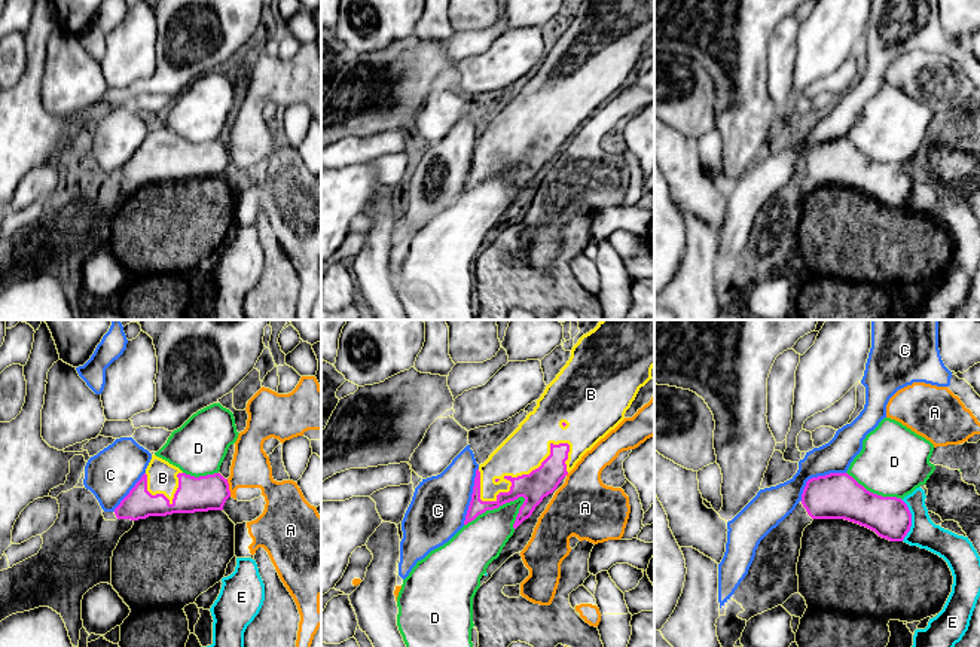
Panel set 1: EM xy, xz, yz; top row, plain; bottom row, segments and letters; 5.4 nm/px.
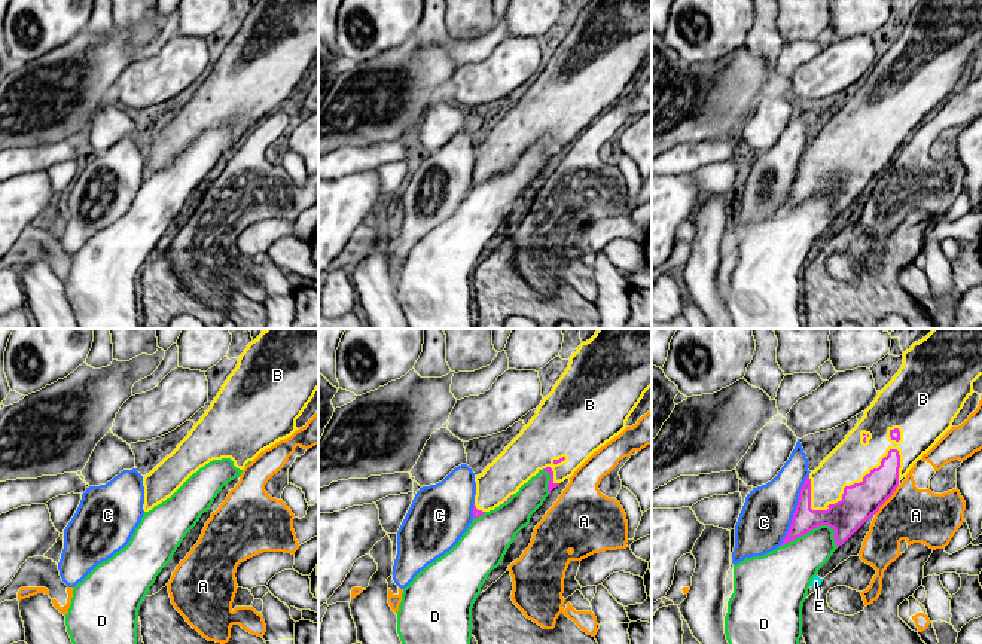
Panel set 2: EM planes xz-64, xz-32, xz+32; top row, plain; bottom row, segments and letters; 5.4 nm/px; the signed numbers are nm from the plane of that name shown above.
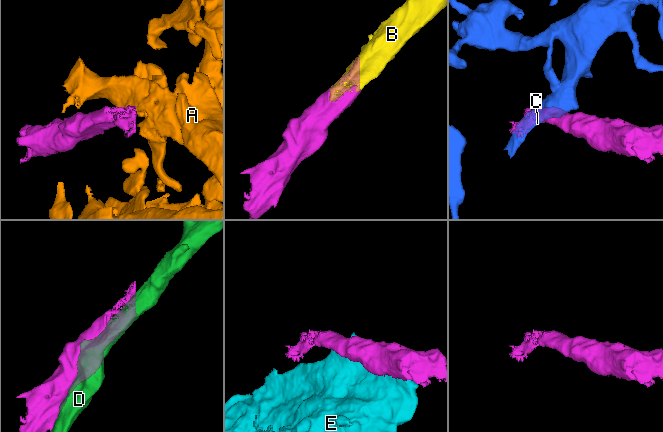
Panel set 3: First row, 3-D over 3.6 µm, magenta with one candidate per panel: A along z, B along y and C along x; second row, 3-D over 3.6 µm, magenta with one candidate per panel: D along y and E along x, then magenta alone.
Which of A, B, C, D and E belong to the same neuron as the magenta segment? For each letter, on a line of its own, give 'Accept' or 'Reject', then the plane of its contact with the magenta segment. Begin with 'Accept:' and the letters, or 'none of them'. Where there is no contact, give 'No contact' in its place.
Accept: B
A: Reject. Touches magenta in xy
B: Accept. Touches magenta in xz
C: Reject. Touches magenta in yz
D: Reject. Touches magenta in xz
E: Reject. Touches magenta in yz

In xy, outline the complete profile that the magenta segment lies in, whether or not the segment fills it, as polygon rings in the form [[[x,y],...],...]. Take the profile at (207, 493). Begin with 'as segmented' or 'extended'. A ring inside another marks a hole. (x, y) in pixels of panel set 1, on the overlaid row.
extended | [[[152,455],[146,473],[115,509],[117,519],[146,519],[173,513],[223,510],[231,497],[228,479],[220,473],[190,476]]]

